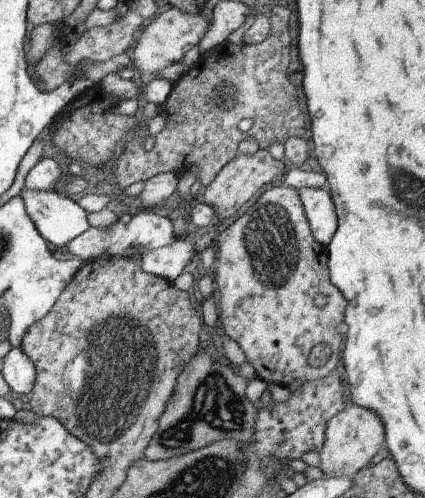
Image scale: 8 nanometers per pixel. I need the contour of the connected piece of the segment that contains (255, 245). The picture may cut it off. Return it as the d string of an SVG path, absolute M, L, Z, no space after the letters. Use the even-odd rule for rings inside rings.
M283 183L268 185L256 202L251 204L251 206L247 208L247 211L241 214L231 225L227 226L223 231L214 234L212 241L214 241L216 245L216 254L211 273L212 276L216 278L216 284L220 294L219 310L221 310L221 312L219 312L219 321L223 324L225 330L224 334L231 338L231 340L237 342L240 346L245 355L246 362L253 366L255 376L267 383L272 382L281 386L286 386L291 390L302 385L304 382L320 379L327 376L327 374L331 374L340 359L339 348L341 348L341 338L339 332L337 332L337 325L341 322L341 318L343 318L345 300L343 300L343 296L341 296L339 289L331 284L326 265L327 254L325 248L317 243L310 233L305 211L303 210L297 191ZM317 294L325 294L325 296L327 296L327 304L325 304L324 308L315 308L313 298L315 298ZM315 344L327 344L331 349L329 358L327 358L324 365L319 367L311 367L307 364L307 354L311 352L311 348L313 348Z

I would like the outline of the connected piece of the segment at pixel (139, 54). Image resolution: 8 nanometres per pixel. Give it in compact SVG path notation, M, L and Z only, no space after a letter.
M168 5L159 11L149 22L142 26L139 38L132 47L131 60L138 74L144 72L159 72L167 66L171 66L173 62L177 62L183 58L183 54L187 52L201 36L209 30L209 25L199 14L191 15L183 14Z

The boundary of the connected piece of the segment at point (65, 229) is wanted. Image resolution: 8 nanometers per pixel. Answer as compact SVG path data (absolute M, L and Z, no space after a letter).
M35 189L23 191L20 197L27 216L52 250L62 251L73 238L89 227L86 212L77 205L75 198Z

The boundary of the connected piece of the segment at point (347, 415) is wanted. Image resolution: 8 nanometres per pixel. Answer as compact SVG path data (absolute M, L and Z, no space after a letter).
M347 406L326 422L324 441L319 456L319 470L327 477L351 477L365 467L384 444L384 426L380 418L369 410Z

